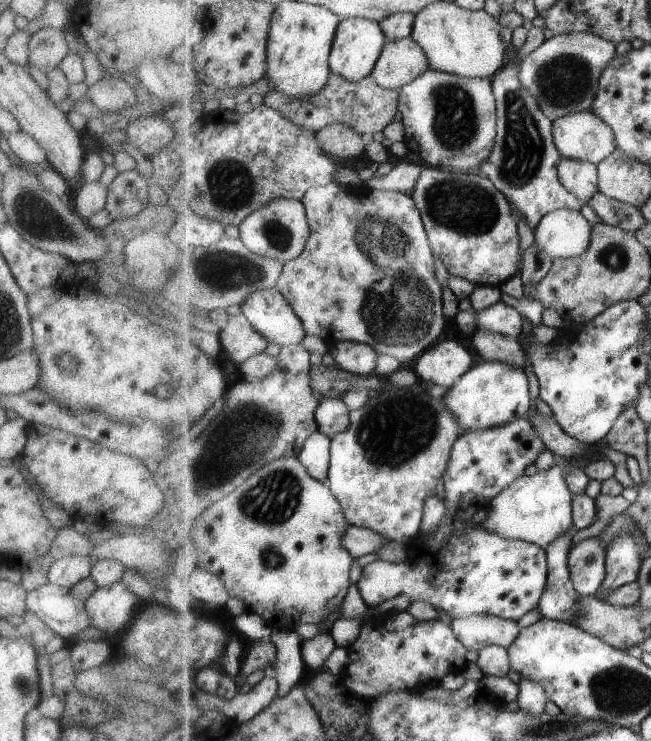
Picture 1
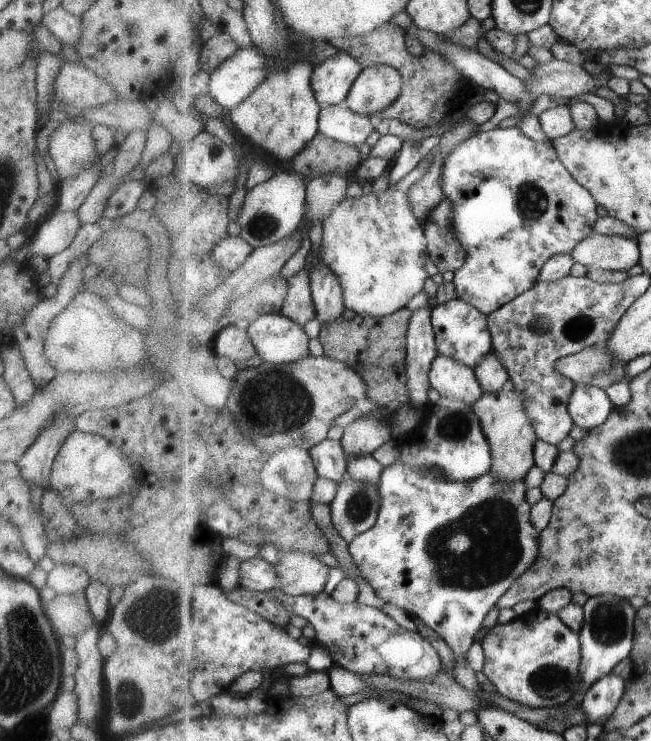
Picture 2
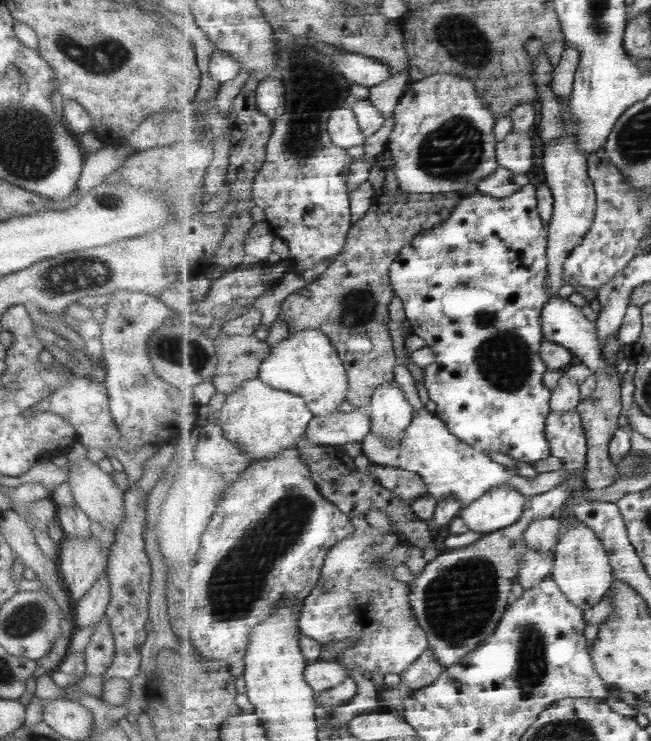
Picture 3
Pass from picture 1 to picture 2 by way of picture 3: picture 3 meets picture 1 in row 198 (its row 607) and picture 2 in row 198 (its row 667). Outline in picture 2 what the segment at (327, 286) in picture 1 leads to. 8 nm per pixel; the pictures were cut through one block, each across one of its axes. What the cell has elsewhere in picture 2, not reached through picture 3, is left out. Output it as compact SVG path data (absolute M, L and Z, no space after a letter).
M433 147L395 186L385 189L381 194L371 191L361 198L347 197L341 204L337 204L322 222L321 260L343 284L346 308L351 308L356 314L373 317L393 314L407 306L411 298L425 288L425 282L430 277L427 272L427 262L430 259L428 237L425 236L424 224L421 224L413 212L409 191L412 190L413 184L429 172L429 168L433 168L435 150L437 148Z

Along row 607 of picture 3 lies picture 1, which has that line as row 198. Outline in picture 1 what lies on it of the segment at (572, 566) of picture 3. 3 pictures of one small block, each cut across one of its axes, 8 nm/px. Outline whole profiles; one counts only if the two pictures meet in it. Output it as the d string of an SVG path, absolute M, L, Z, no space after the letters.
M563 158L558 173L565 188L579 196L585 205L589 205L589 200L600 192L598 165L589 160Z

